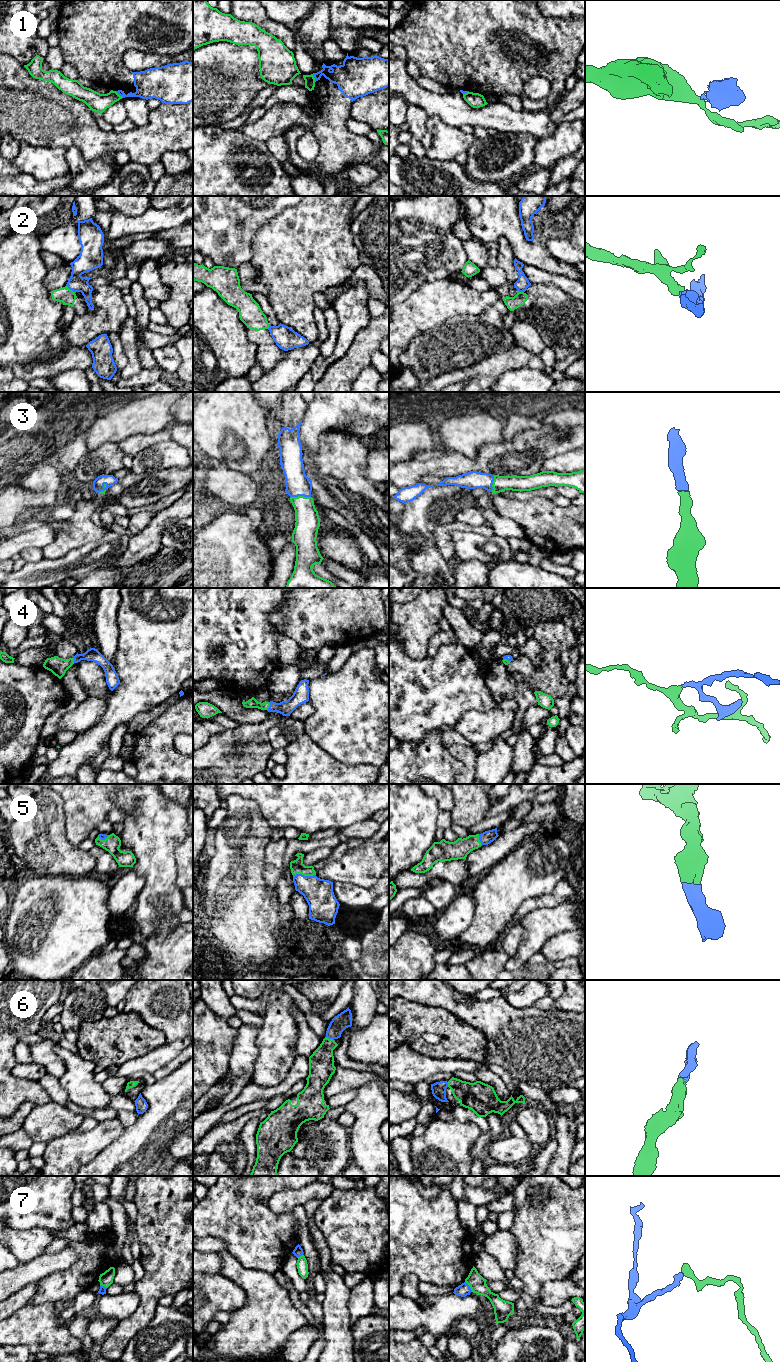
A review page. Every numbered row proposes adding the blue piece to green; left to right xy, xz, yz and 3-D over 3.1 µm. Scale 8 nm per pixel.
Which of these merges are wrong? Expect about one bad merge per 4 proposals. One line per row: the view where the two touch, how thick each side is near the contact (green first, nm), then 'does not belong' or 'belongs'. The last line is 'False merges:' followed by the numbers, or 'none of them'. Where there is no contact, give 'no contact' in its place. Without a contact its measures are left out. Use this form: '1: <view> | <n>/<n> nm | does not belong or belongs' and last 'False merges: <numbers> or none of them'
1: xy | 150/200 nm | does not belong
2: xy | 120/150 nm | does not belong
3: xz | 190/190 nm | belongs
4: xz | 80/120 nm | belongs
5: xz | 110/220 nm | belongs
6: xz | 200/140 nm | belongs
7: yz | 140/100 nm | does not belong
False merges: 1, 2, 7

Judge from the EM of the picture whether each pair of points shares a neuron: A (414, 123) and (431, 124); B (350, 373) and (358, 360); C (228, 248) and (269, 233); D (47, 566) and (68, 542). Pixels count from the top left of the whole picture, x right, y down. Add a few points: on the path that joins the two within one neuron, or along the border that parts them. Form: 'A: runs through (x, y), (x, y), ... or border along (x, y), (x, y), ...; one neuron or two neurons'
A: border along (428, 116), (426, 129), (431, 136), (431, 147); two neurons
B: runs through (350, 370), (355, 363); one neuron
C: border along (267, 220), (258, 229), (248, 262); two neurons
D: border along (74, 548), (59, 557), (44, 557); two neurons

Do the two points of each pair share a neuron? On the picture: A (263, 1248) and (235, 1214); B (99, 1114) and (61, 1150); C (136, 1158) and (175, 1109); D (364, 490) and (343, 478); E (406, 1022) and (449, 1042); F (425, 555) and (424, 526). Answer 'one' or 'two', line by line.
A: one
B: two
C: one
D: one
E: one
F: one

